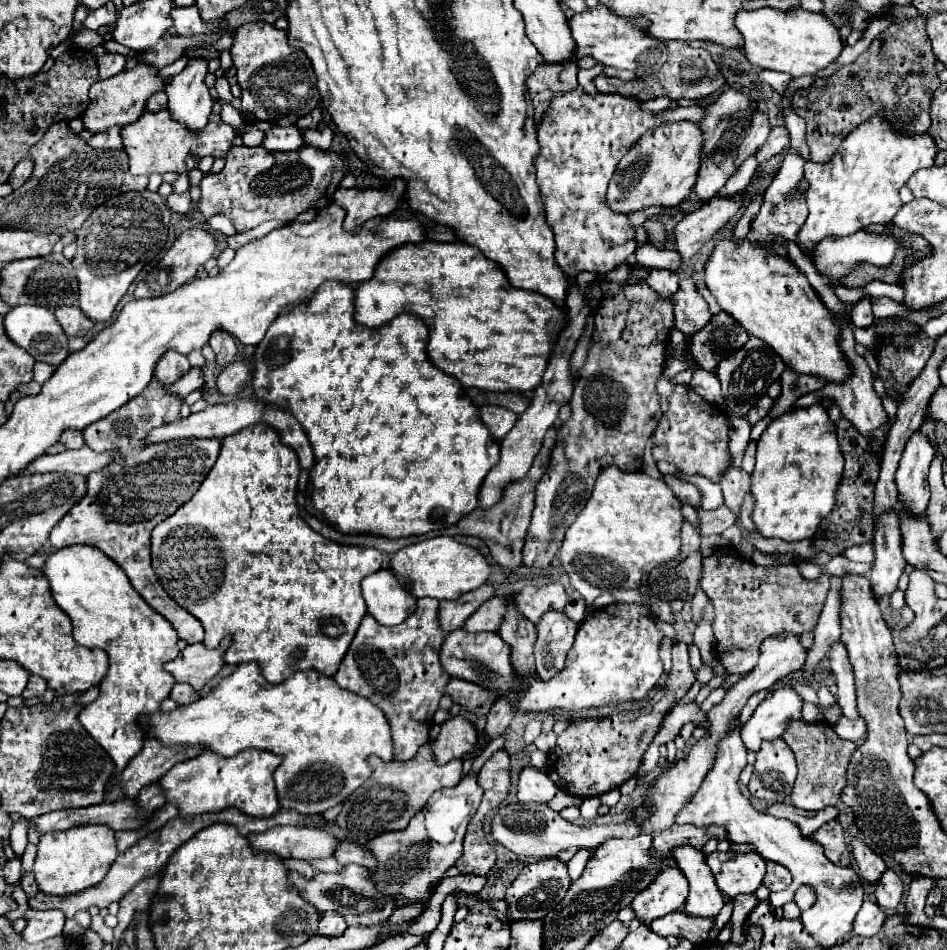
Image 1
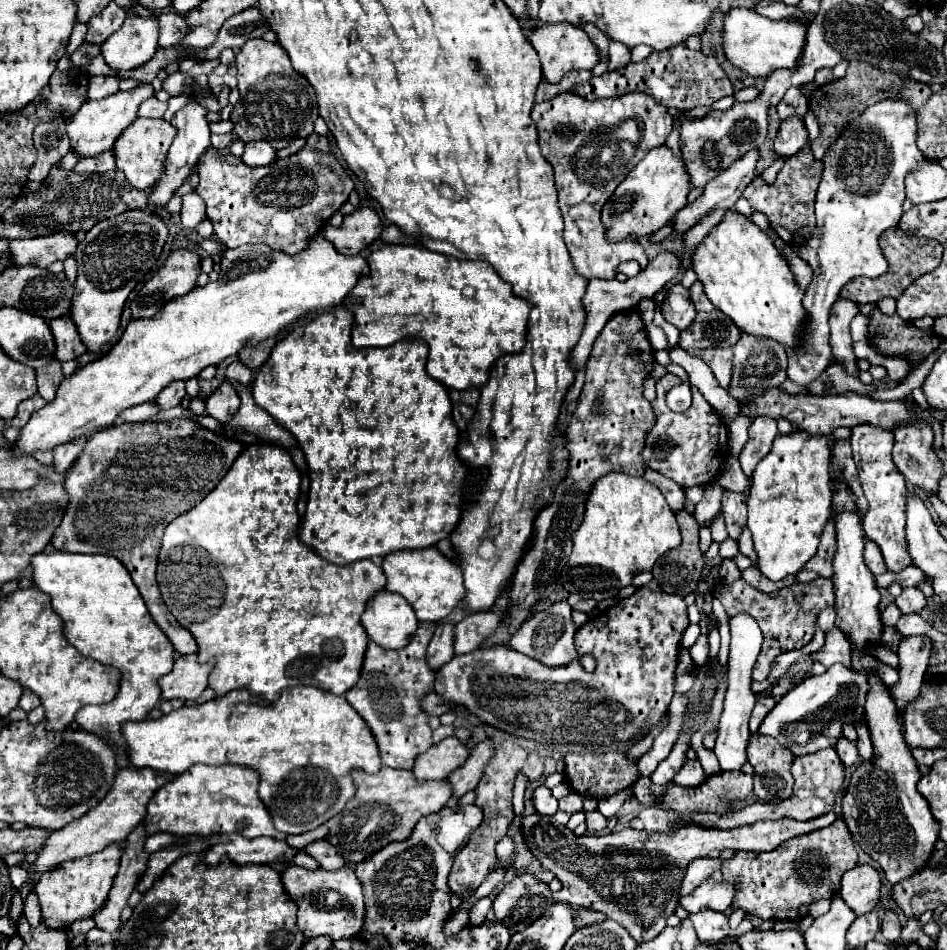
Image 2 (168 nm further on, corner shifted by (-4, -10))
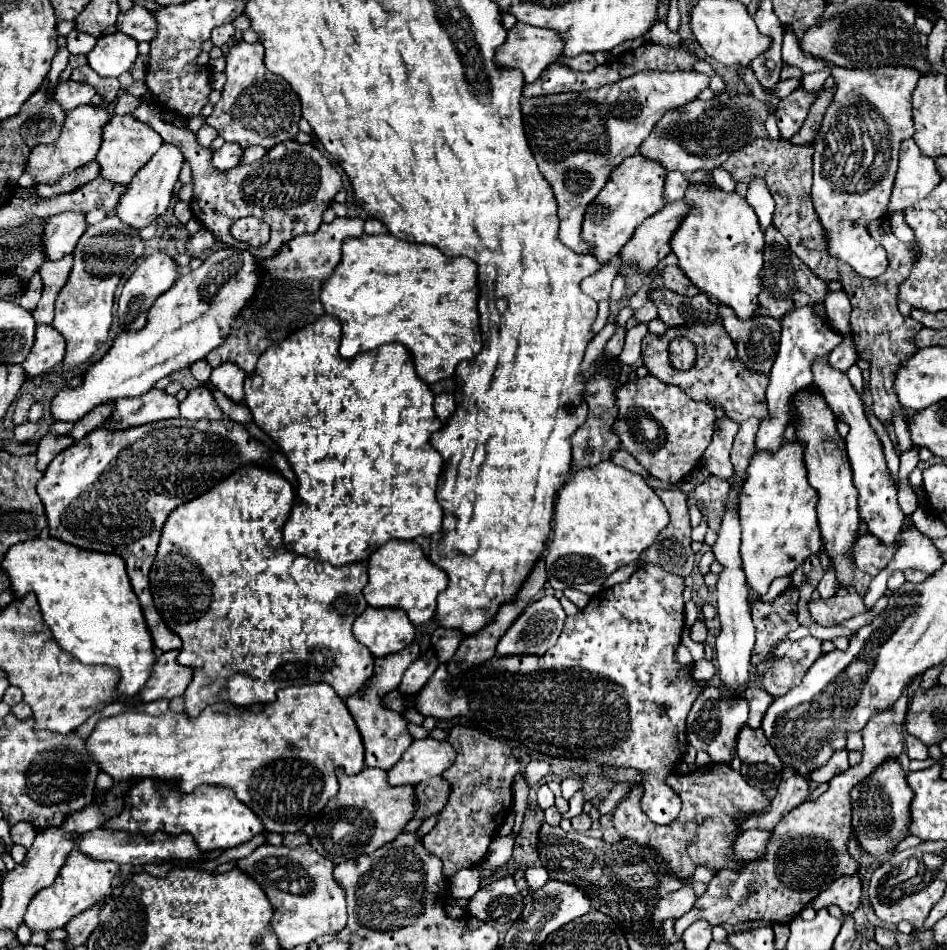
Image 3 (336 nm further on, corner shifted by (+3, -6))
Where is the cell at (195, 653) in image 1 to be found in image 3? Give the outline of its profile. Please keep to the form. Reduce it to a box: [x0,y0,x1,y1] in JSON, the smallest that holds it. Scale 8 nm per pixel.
[139,654,193,702]

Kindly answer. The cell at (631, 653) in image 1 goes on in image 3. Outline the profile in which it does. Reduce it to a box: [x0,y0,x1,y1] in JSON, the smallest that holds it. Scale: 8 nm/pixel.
[417,564,703,824]

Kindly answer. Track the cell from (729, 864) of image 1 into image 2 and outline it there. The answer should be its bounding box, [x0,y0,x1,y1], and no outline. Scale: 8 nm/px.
[678,878,736,914]

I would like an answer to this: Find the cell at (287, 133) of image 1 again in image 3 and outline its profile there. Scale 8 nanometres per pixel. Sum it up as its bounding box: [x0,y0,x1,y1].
[213,142,243,170]

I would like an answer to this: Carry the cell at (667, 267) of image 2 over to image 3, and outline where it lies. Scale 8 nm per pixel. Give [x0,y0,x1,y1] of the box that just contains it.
[581,256,623,302]

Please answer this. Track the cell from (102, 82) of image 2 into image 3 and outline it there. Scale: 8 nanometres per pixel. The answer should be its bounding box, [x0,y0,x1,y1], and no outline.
[53,80,95,112]

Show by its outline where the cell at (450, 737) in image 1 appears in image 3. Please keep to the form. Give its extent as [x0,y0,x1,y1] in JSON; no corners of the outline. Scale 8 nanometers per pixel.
[389,738,455,786]

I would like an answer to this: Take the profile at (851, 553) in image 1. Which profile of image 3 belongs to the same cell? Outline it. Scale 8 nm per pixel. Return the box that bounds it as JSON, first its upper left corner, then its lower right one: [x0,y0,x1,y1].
[851,534,895,576]

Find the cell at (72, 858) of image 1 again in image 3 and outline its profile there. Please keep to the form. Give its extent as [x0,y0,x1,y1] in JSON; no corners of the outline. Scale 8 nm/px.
[25,850,119,932]

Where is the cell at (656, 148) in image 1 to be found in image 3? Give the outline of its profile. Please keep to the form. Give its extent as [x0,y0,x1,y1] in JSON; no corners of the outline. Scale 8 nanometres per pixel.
[583,154,667,262]

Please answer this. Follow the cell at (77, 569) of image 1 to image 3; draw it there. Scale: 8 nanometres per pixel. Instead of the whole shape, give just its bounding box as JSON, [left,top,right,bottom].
[3,538,155,698]

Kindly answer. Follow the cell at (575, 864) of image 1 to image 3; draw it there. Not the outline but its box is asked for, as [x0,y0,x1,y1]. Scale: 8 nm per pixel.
[525,868,549,890]

